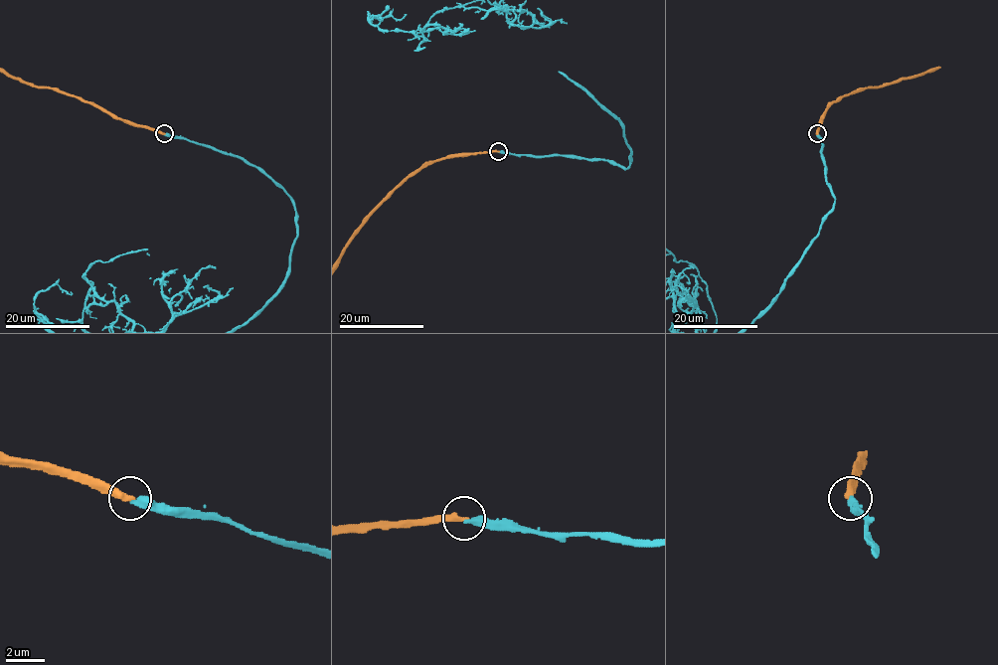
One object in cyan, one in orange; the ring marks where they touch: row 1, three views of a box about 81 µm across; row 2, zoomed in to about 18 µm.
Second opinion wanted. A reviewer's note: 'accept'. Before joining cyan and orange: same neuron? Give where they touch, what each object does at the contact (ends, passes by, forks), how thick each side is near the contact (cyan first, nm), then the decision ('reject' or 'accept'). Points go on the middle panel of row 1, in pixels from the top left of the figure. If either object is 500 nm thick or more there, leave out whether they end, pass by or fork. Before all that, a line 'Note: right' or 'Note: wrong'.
Note: wrong
at (498, 151); cyan ends there; orange ends there; 340 nm thick on the cyan side, 360 nm on the other; reject

